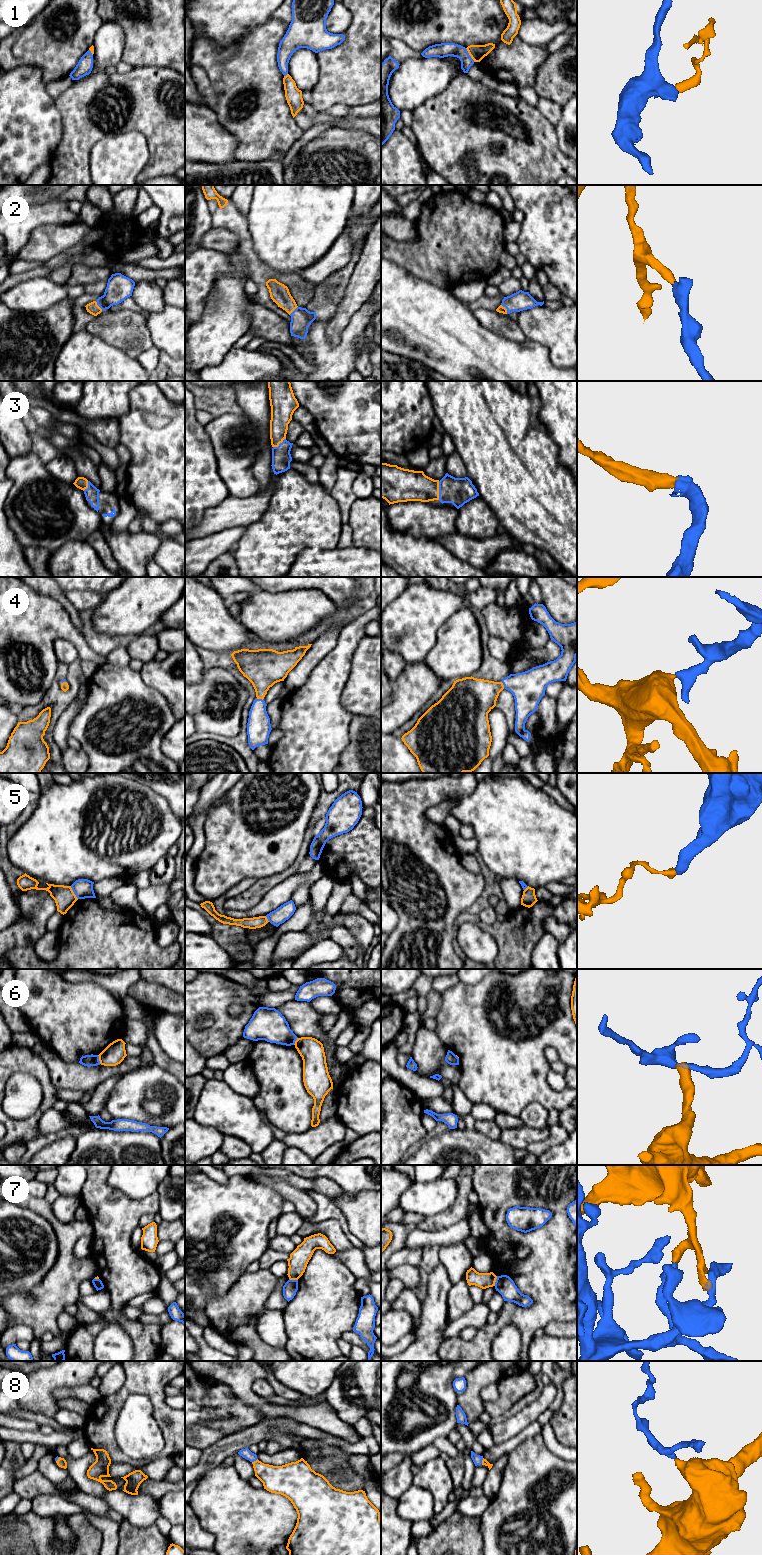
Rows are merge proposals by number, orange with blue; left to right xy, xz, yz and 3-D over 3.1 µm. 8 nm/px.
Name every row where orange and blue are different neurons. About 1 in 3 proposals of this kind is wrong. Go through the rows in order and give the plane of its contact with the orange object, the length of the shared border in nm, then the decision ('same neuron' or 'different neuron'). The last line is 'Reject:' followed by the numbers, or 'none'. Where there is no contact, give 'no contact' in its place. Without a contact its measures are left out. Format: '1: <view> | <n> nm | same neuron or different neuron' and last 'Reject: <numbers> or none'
1: yz | 130 nm | different neuron
2: yz | 90 nm | same neuron
3: yz | 150 nm | same neuron
4: xz | 50 nm | same neuron
5: xy | 120 nm | different neuron
6: xy | 80 nm | different neuron
7: yz | 80 nm | different neuron
8: yz | 50 nm | same neuron
Reject: 1, 5, 6, 7

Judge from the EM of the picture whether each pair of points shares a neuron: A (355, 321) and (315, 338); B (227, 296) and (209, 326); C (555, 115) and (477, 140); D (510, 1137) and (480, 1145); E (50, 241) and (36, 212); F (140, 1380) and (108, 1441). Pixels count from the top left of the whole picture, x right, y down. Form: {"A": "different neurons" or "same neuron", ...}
{"A": "same neuron", "B": "same neuron", "C": "different neurons", "D": "different neurons", "E": "different neurons", "F": "same neuron"}

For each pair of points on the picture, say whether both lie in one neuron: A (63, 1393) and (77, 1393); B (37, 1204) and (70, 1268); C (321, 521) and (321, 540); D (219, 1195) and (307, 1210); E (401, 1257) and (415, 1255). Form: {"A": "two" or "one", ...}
{"A": "one", "B": "one", "C": "one", "D": "two", "E": "one"}

